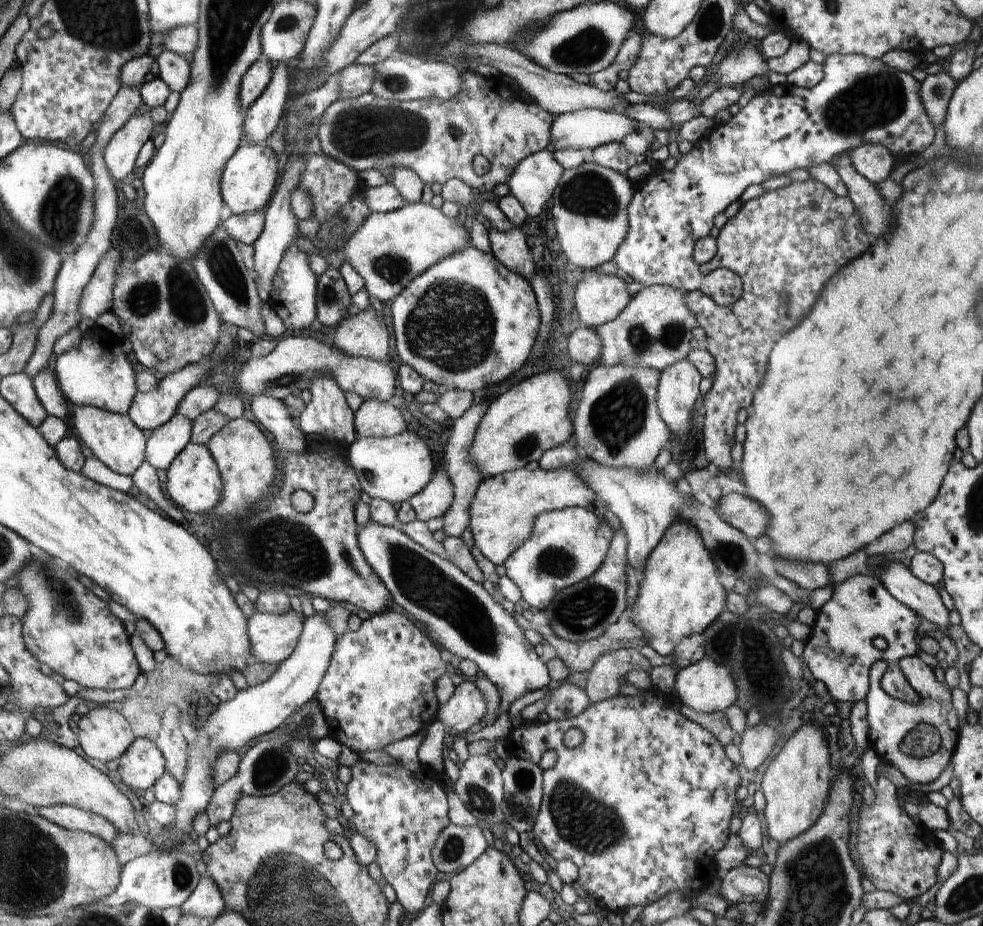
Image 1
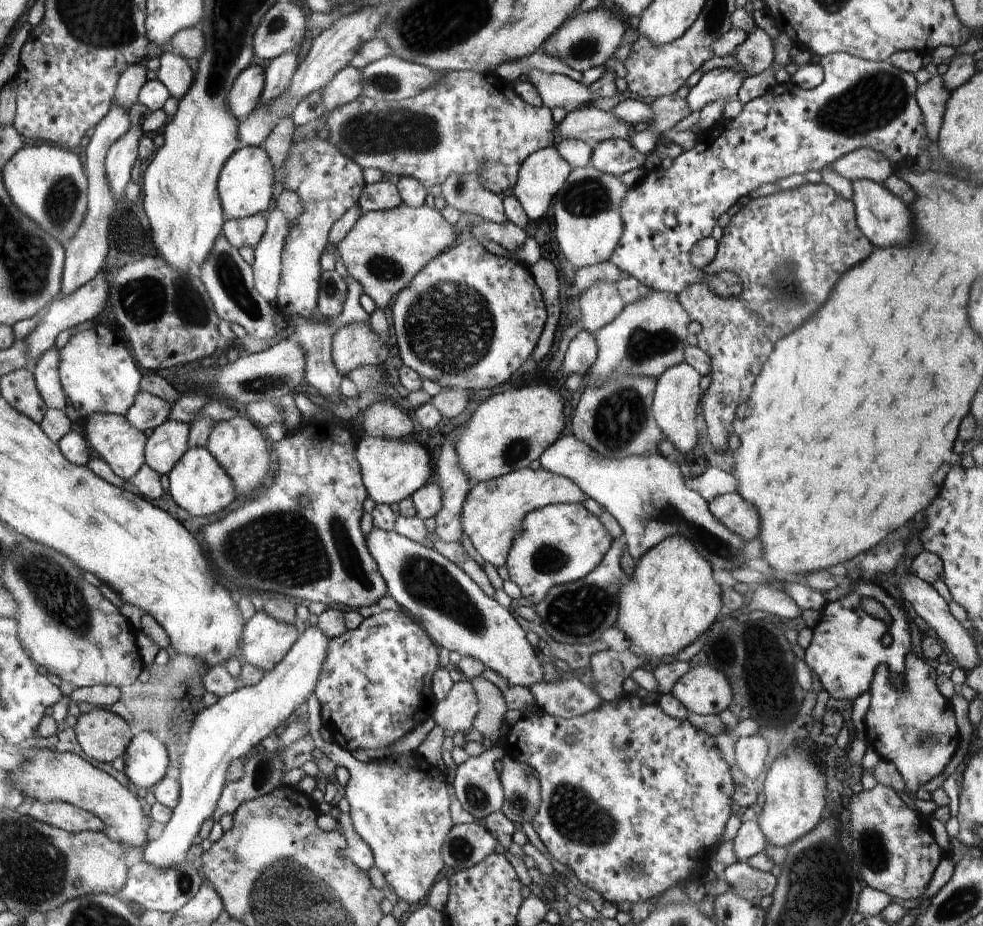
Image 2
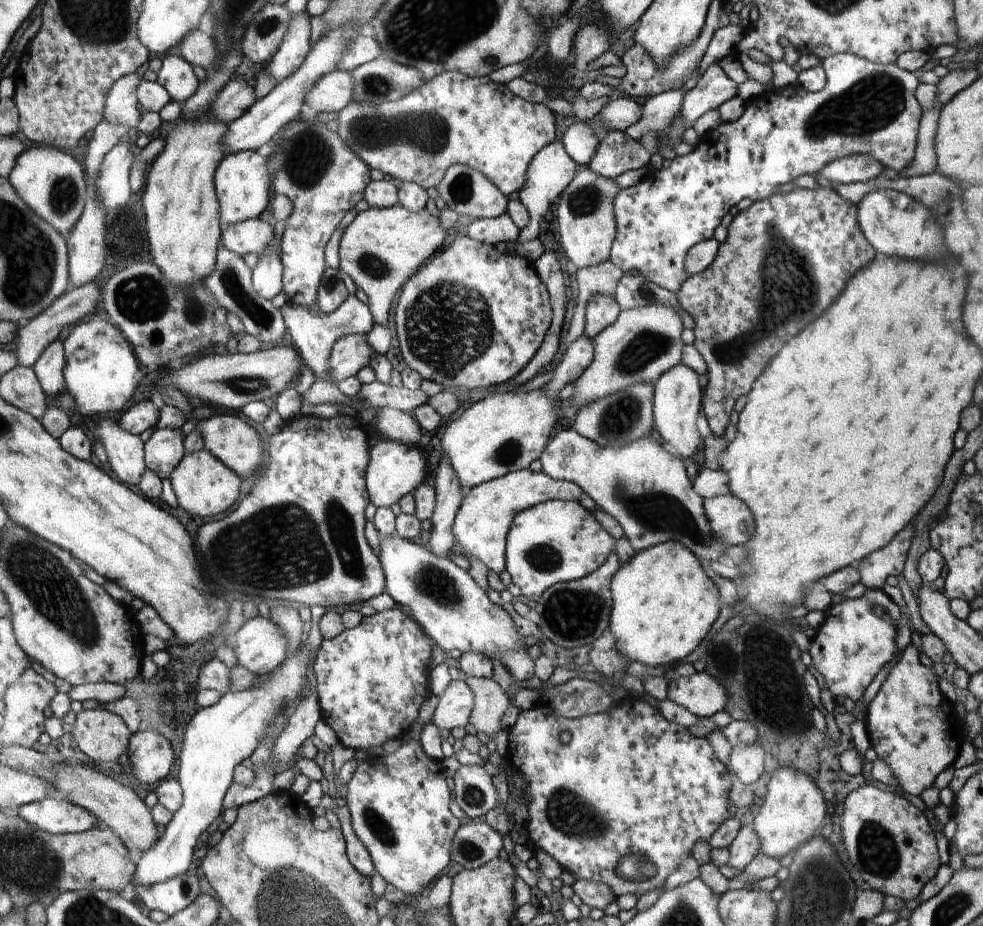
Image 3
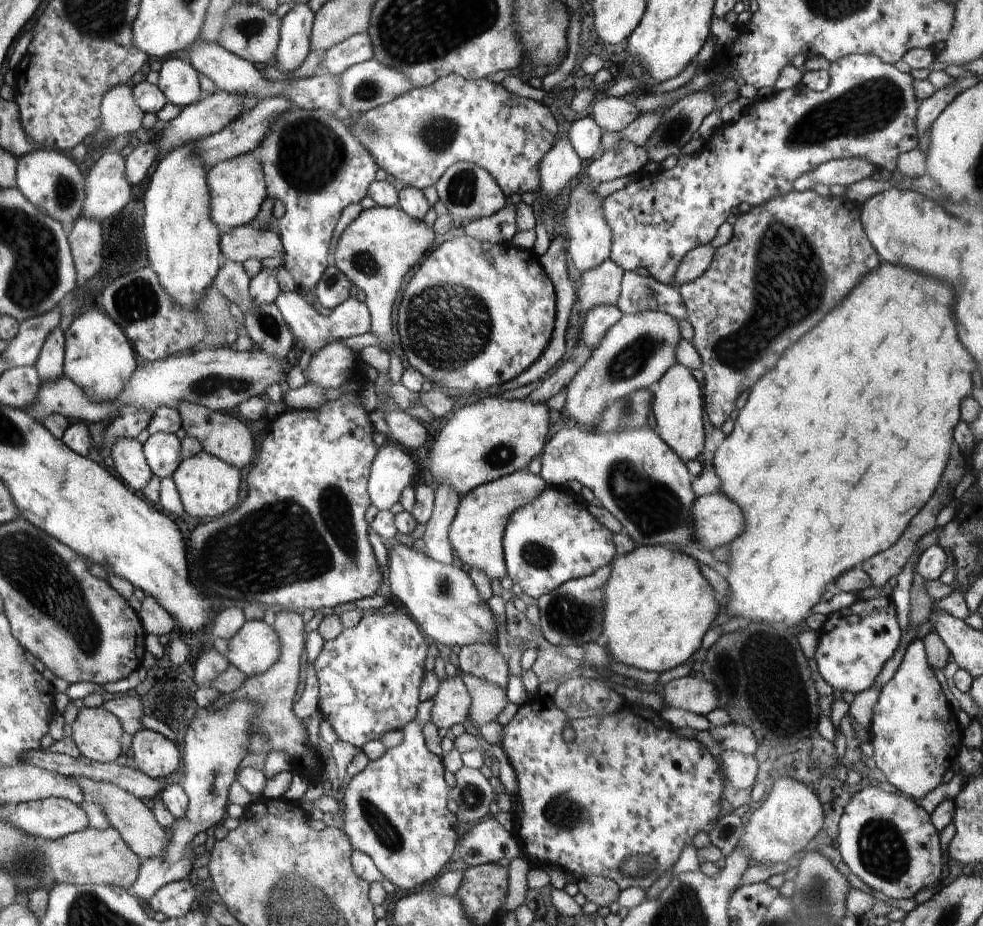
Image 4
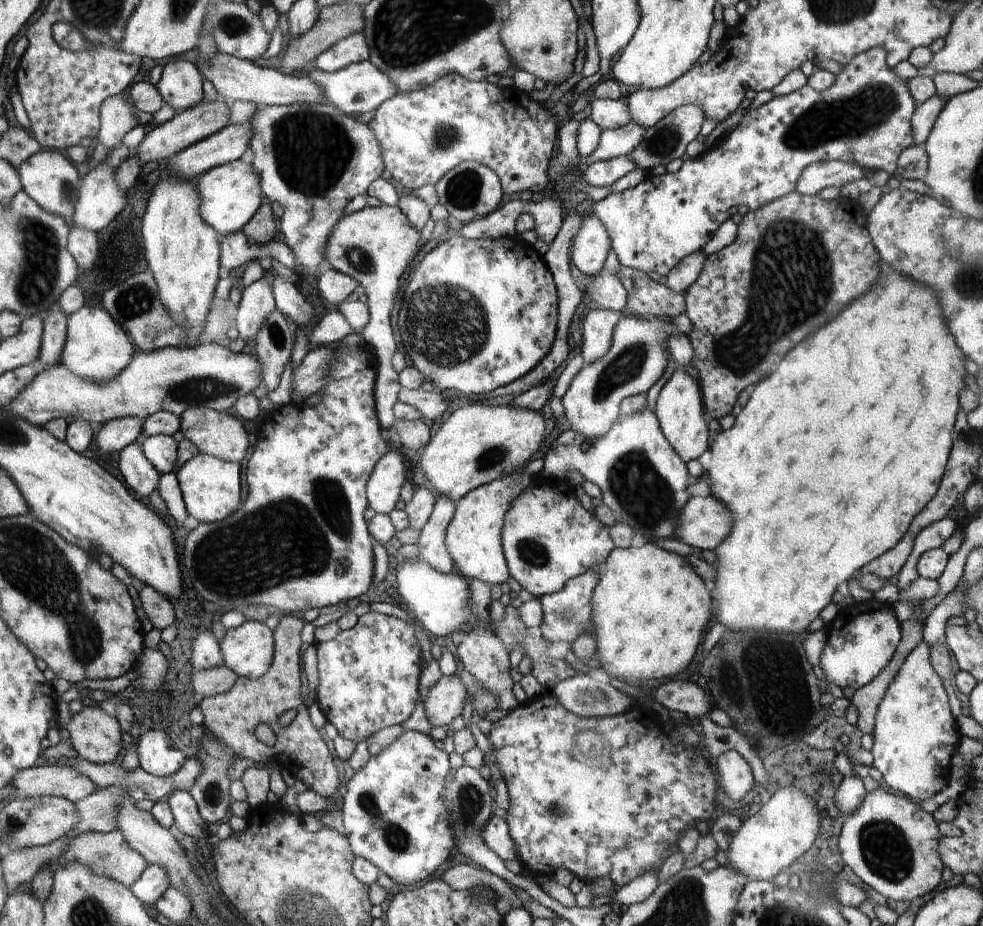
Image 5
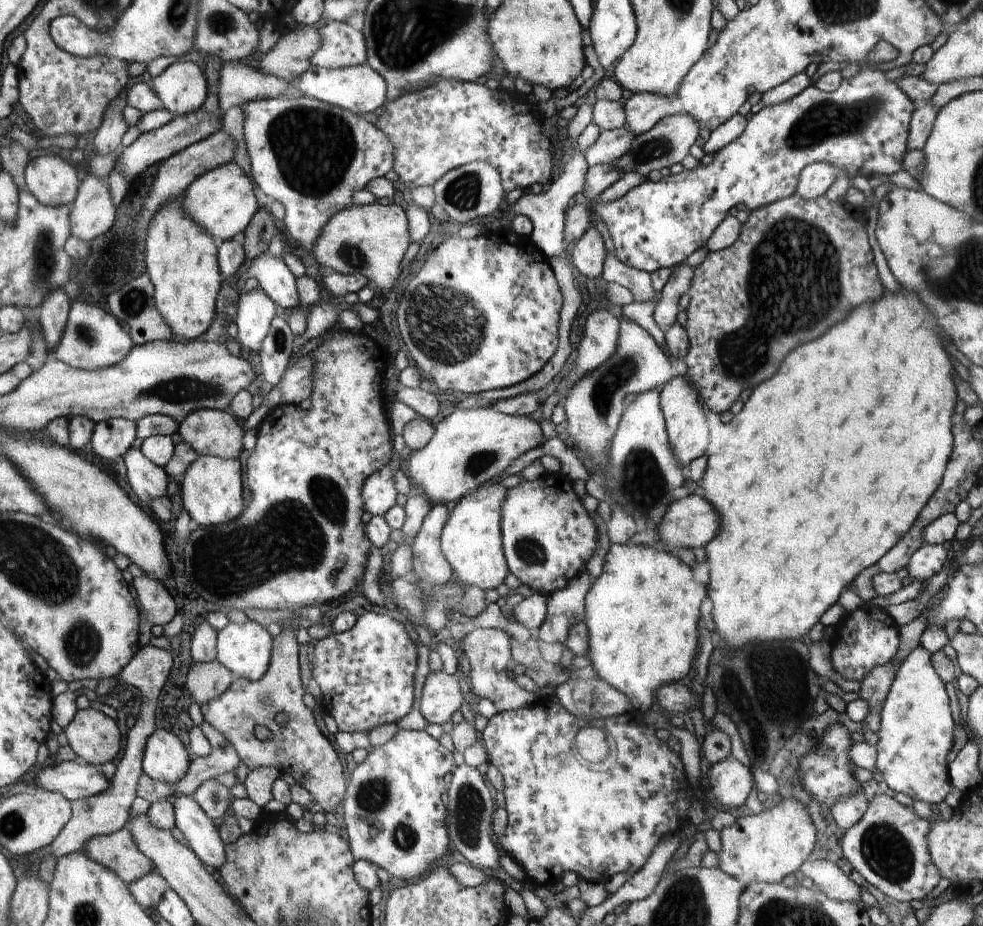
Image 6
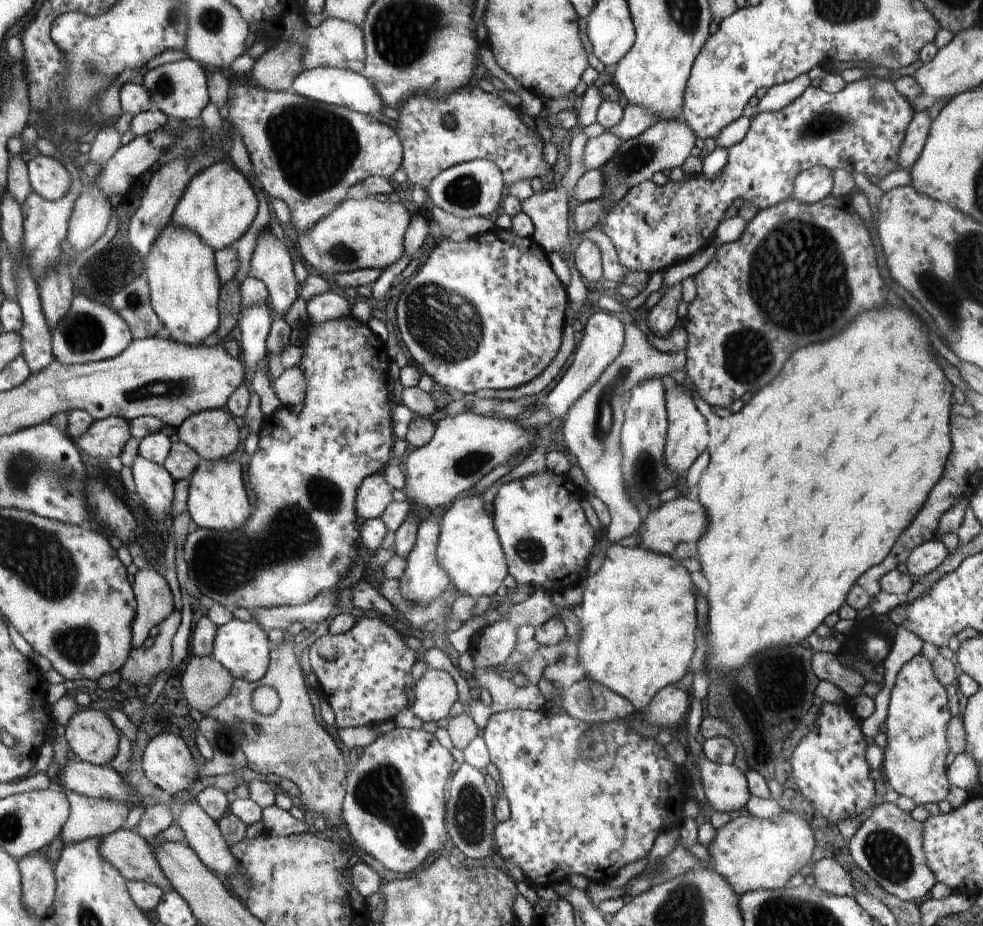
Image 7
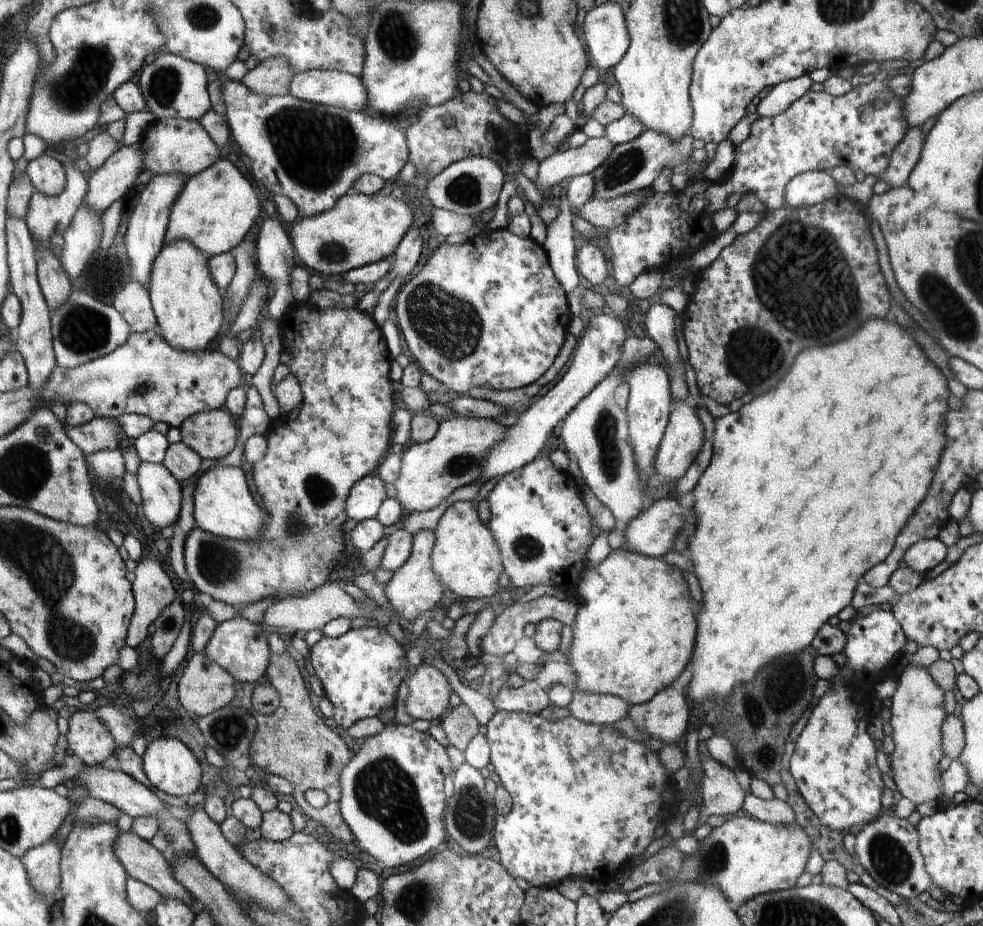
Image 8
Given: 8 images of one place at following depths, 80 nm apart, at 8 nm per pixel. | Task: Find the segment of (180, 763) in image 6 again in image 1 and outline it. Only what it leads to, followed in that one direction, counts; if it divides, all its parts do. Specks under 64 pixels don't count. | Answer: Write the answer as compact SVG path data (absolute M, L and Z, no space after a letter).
M142 737L129 746L118 762L122 782L134 792L152 788L167 771L163 752L154 742Z

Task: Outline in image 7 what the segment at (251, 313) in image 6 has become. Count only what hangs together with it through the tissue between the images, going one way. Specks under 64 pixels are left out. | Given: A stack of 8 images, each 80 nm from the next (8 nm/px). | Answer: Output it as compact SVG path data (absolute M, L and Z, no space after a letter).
M268 302L264 304L252 304L241 310L238 325L242 331L239 345L244 358L242 362L246 369L256 368L259 362L266 357L267 338L271 330L271 310Z

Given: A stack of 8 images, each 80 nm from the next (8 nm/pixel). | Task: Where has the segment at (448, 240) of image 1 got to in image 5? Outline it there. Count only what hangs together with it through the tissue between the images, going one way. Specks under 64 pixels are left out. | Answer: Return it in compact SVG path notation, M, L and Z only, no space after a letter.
M366 205L359 212L338 221L326 253L327 265L356 279L360 286L365 288L368 296L368 301L365 303L369 308L369 321L361 334L367 343L374 347L375 354L380 360L374 394L381 425L387 431L394 424L393 406L398 401L397 396L401 389L399 374L393 370L391 363L392 355L397 349L392 335L390 312L392 312L394 298L404 270L423 254L420 233L398 206Z

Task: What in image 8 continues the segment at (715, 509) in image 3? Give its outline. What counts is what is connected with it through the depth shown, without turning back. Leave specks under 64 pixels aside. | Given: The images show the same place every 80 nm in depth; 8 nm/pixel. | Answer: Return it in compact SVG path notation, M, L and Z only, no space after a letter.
M664 498L656 500L656 502L649 502L649 508L643 509L623 531L626 540L625 547L632 552L642 554L642 556L648 556L648 558L662 559L666 553L673 551L674 538L682 530L686 520L695 522L693 517L693 510L684 508L676 500Z

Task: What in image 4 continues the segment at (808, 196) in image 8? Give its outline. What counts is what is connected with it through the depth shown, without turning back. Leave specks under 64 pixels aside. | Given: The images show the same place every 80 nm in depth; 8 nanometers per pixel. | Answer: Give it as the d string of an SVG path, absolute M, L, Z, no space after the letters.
M865 158L834 159L796 178L793 190L802 192L812 189L812 185L816 182L828 186L842 184L849 187L858 181L872 177L876 170L875 164Z

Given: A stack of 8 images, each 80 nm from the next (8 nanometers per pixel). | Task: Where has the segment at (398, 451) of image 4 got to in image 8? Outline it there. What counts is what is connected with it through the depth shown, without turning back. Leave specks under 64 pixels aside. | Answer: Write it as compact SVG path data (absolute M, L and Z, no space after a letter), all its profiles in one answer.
M378 475L362 478L346 498L346 516L357 522L375 519L384 498L387 498L384 483Z

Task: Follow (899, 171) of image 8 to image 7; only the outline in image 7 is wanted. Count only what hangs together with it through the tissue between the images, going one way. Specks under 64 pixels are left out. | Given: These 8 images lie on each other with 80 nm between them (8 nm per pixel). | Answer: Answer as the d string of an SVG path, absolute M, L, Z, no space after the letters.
M927 109L915 110L897 154L899 158L898 169L910 169L916 162L927 141L930 127L931 118Z

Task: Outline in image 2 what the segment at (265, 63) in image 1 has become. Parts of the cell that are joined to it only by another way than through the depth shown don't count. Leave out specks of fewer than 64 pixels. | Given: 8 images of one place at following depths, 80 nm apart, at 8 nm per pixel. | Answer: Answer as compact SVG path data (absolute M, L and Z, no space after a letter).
M250 65L238 76L227 97L227 105L238 120L245 120L256 110L265 85L265 70L260 65Z

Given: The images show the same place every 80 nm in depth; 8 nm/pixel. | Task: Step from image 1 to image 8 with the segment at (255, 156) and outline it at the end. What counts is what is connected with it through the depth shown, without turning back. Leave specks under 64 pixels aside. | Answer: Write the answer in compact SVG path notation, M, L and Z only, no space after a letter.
M219 158L198 176L192 176L185 182L182 193L178 194L177 202L174 202L170 210L165 244L176 240L188 240L209 258L226 254L232 248L236 249L244 240L246 232L252 228L258 214L260 206L250 182L238 172L234 164Z

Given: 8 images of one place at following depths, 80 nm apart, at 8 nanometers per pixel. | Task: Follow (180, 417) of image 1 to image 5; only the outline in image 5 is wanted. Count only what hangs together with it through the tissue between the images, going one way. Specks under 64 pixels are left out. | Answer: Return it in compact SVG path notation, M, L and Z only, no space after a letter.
M150 435L142 446L145 447L146 458L163 475L175 470L177 444L173 436Z

